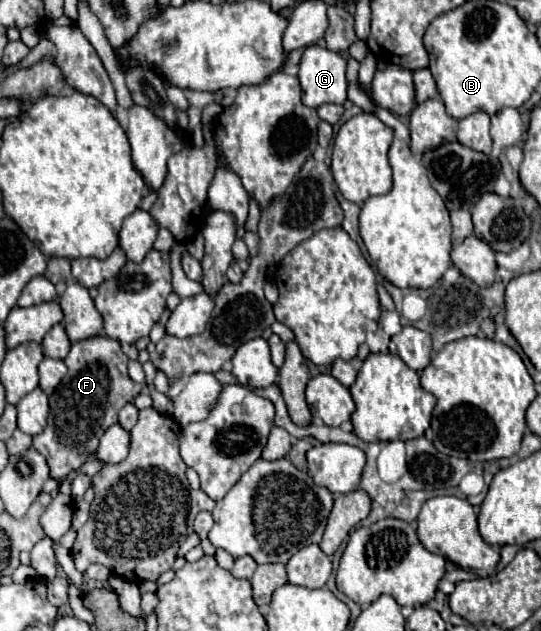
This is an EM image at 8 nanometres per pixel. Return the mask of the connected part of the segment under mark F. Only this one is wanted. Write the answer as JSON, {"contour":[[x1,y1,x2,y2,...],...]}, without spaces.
{"contour":[[105,335,73,343,69,355,65,357,67,375,55,393,49,397,49,419,43,433,33,437,33,447,47,459,51,477,61,481,71,471,79,469,89,451,97,451,101,435,109,425,117,423,119,409,133,401,143,385,135,383,127,375,127,355,121,351,119,341,113,341]]}

